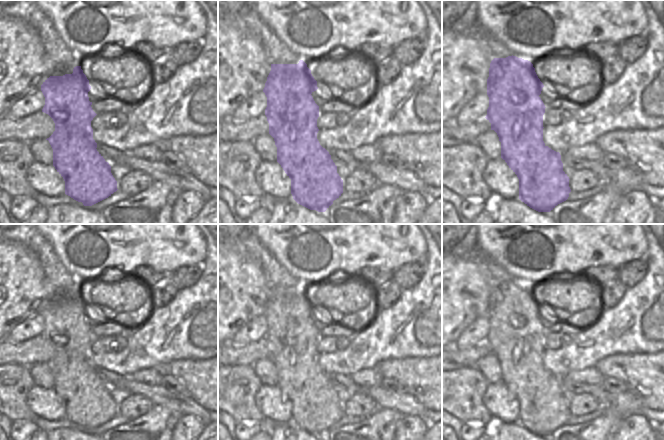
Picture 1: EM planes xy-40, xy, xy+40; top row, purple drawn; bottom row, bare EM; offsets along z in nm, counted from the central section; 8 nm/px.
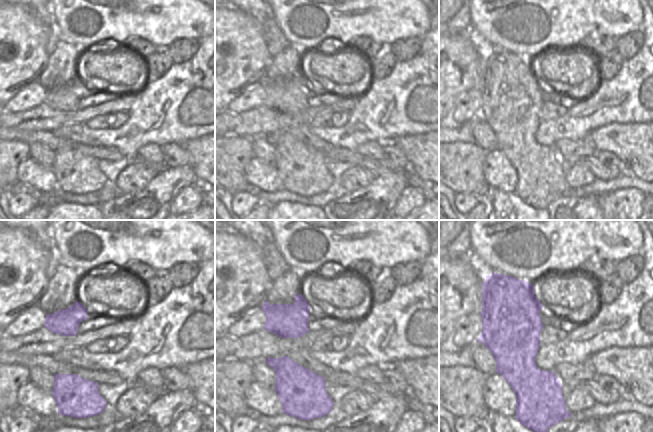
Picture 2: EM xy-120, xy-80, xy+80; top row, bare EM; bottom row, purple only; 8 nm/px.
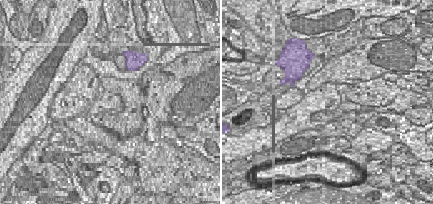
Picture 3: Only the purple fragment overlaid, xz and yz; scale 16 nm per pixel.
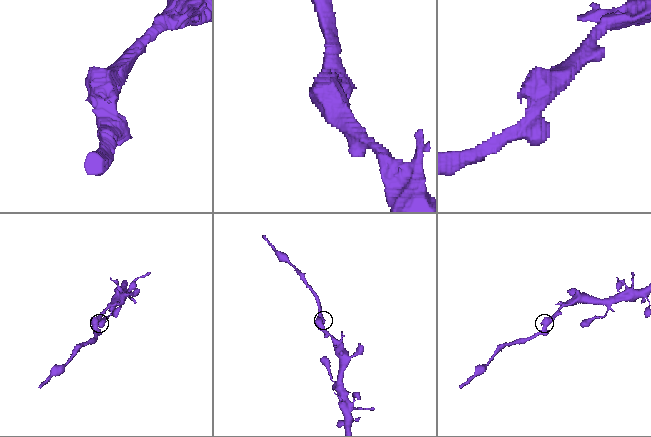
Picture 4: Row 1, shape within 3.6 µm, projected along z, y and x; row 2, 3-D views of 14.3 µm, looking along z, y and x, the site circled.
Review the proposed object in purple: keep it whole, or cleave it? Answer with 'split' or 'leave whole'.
split

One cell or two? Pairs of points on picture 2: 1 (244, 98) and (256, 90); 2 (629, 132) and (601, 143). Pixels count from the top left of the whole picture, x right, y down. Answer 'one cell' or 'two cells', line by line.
1: one cell
2: one cell

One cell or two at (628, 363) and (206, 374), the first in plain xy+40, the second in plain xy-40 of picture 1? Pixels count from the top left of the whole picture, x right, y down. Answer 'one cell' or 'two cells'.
one cell

